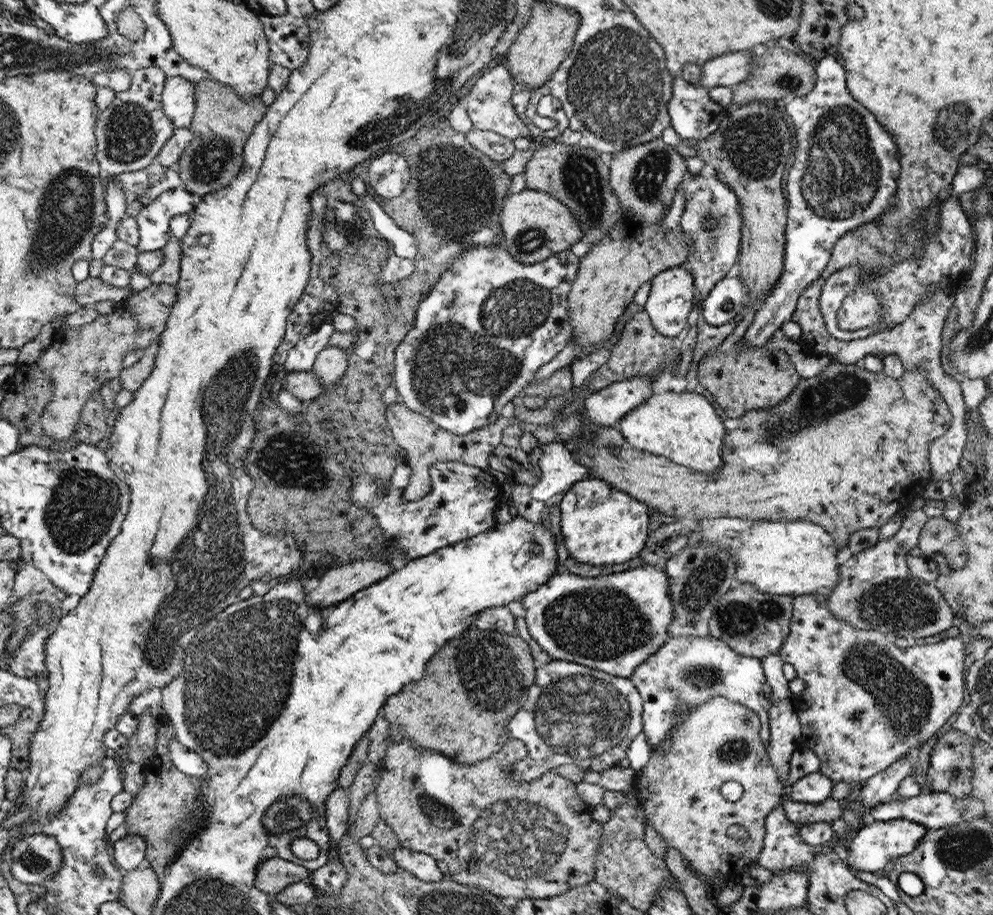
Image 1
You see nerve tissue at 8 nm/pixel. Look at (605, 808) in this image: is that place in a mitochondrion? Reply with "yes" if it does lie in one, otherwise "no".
no

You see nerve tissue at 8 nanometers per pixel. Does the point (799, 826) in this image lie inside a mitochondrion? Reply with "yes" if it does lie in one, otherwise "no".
no

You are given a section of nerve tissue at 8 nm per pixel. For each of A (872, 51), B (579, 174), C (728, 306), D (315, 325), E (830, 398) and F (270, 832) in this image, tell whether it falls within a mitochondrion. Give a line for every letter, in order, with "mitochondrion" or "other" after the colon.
A: other
B: mitochondrion
C: mitochondrion
D: other
E: mitochondrion
F: other

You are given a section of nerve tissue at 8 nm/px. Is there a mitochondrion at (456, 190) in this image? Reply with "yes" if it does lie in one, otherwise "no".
yes

